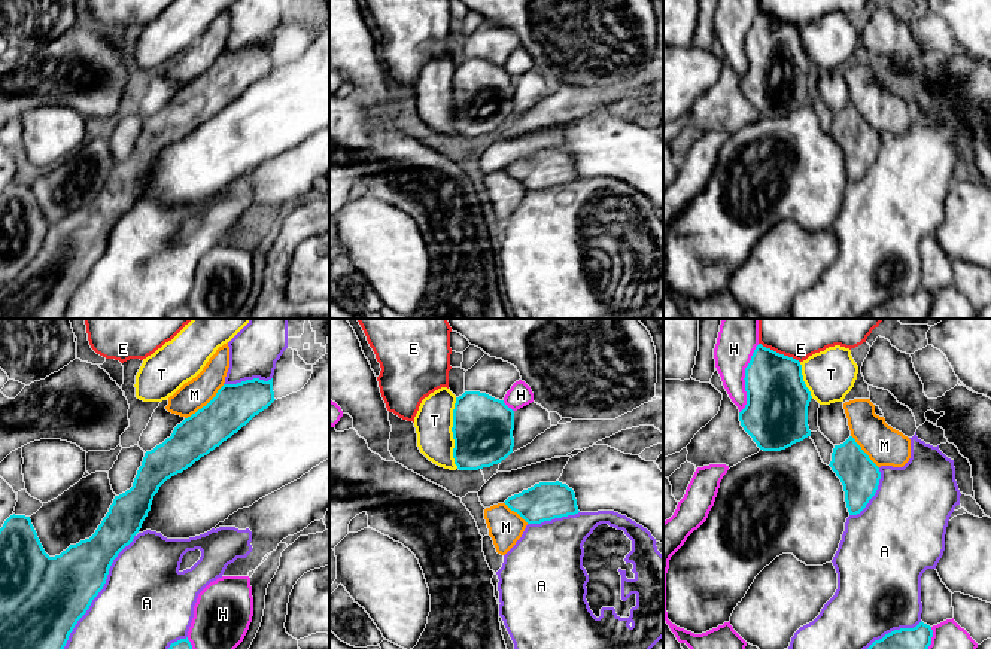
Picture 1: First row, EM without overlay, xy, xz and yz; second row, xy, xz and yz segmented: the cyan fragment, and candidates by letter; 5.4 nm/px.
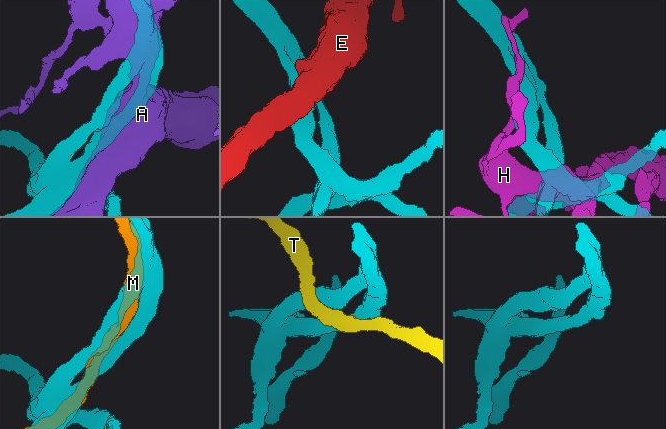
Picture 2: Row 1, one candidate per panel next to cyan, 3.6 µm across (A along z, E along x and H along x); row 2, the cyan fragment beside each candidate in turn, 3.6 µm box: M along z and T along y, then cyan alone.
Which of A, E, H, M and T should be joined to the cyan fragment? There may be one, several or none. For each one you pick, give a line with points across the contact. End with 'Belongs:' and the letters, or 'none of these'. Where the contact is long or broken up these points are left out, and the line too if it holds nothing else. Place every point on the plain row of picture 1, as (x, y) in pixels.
Belongs: M

